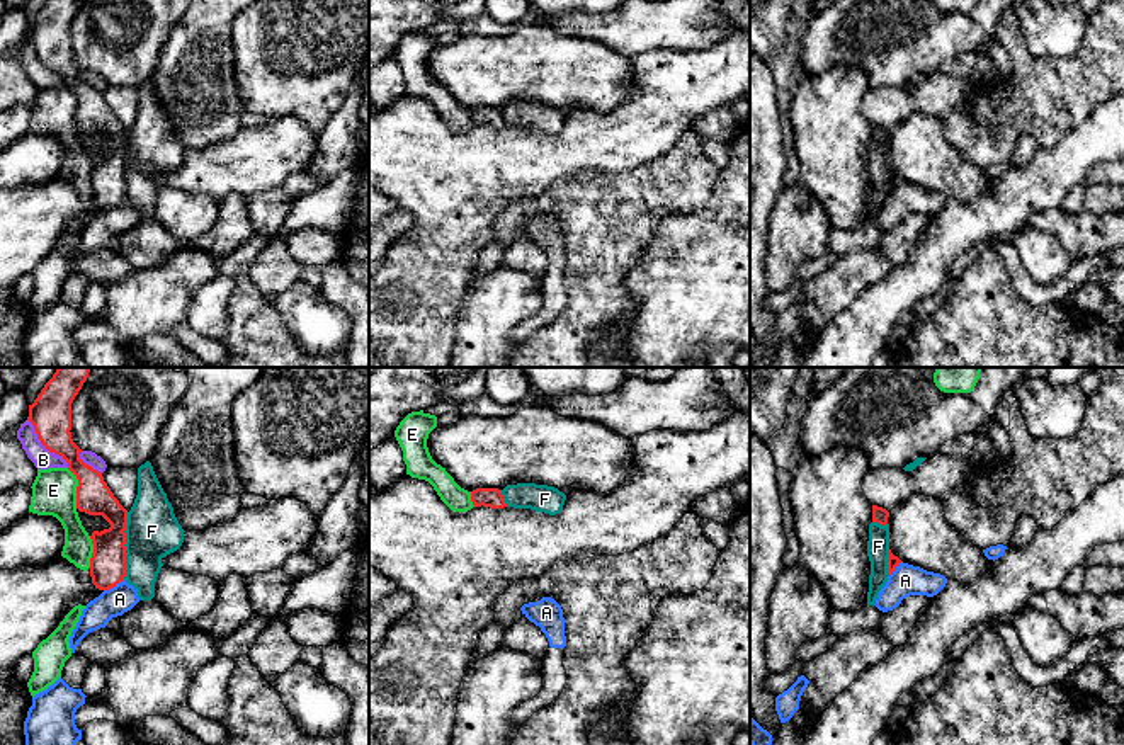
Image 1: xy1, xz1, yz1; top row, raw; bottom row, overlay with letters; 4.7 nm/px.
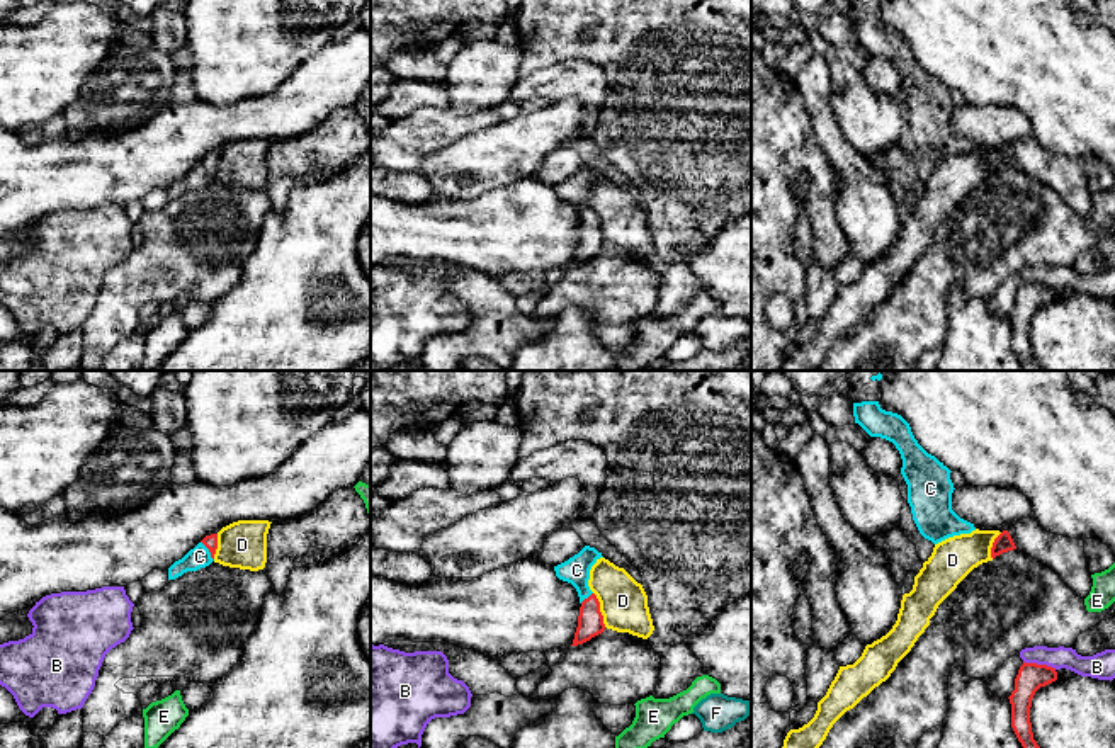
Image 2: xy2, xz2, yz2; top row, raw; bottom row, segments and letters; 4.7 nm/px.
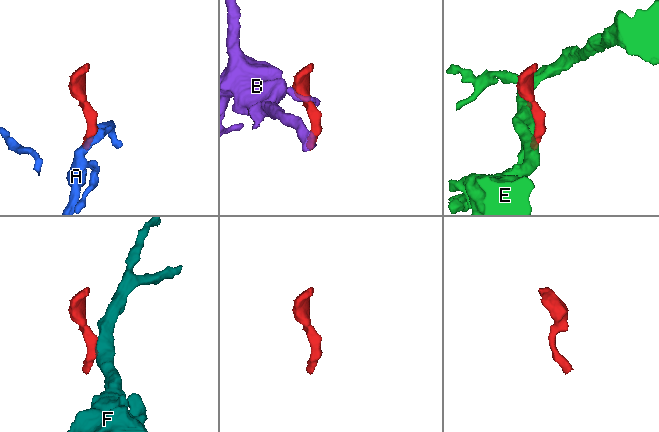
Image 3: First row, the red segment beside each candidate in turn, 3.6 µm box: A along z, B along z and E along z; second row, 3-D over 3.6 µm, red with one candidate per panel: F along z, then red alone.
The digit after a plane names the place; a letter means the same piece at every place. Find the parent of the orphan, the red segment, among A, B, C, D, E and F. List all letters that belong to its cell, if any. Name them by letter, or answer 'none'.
C

